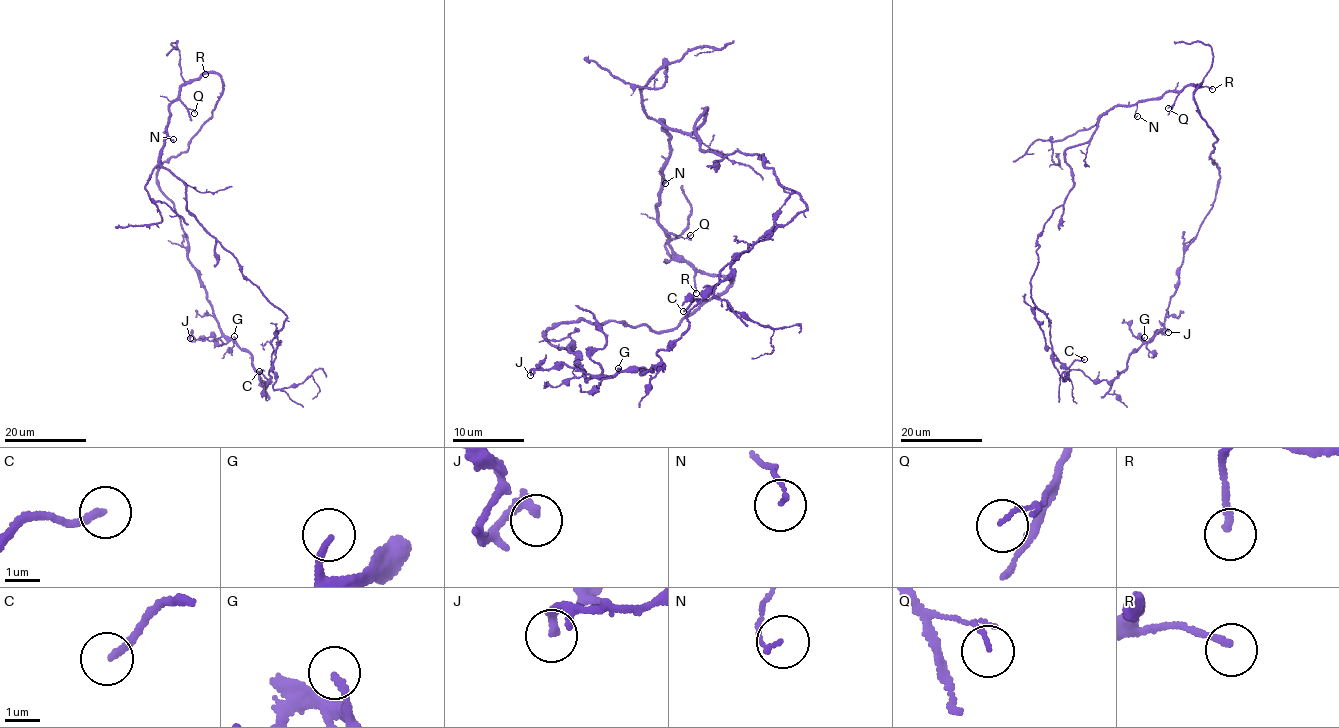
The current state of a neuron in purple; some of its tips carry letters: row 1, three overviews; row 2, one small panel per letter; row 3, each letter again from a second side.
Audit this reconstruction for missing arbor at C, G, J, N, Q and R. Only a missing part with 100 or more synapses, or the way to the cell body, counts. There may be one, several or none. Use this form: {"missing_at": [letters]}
{"missing_at": ["R"]}

